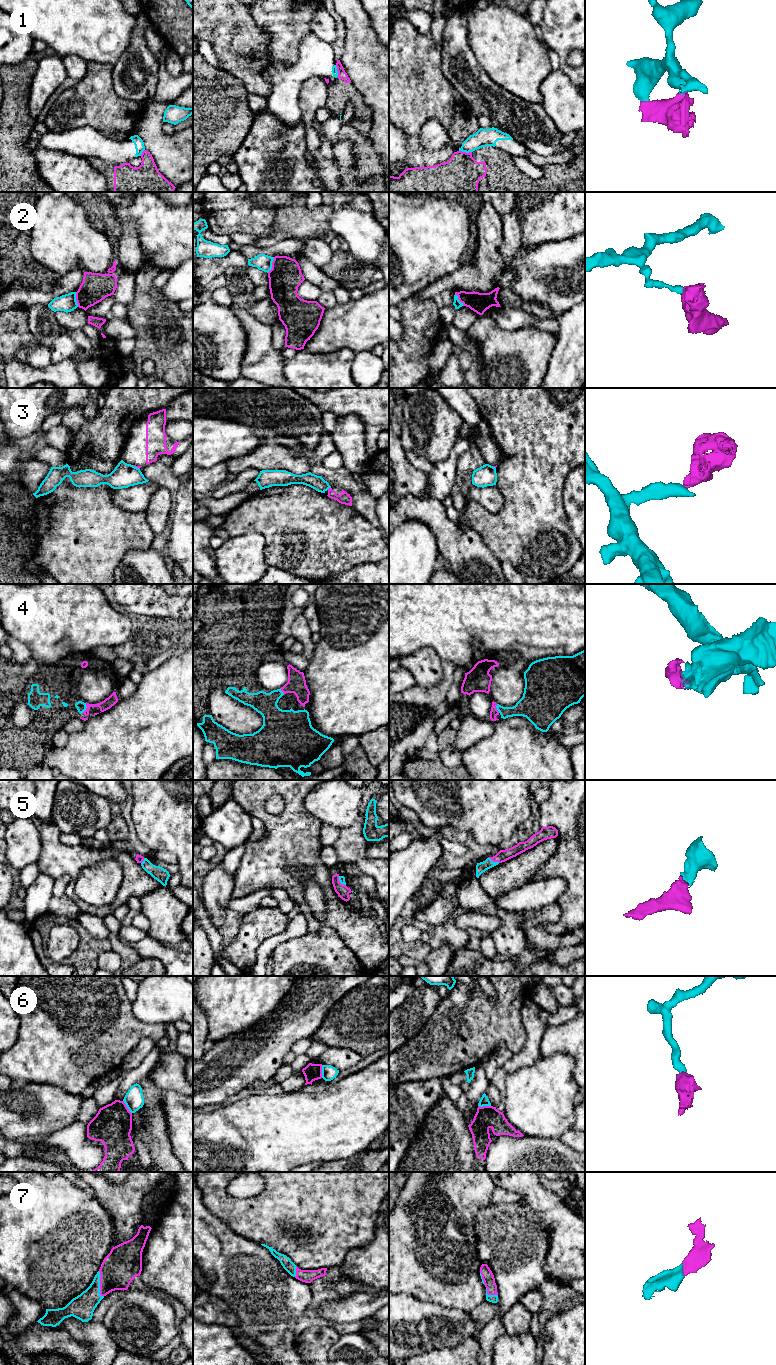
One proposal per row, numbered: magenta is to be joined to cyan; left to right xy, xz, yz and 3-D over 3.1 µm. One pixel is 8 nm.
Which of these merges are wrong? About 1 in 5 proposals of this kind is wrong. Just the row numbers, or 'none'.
1, 2, 3, 6

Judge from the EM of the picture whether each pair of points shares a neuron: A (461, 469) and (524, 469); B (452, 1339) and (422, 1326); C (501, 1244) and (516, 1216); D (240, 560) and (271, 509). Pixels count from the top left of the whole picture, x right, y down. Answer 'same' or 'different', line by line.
A: different
B: same
C: same
D: different

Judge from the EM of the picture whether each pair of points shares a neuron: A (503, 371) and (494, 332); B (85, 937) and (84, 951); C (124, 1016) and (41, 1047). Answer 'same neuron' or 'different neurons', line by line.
A: same neuron
B: same neuron
C: same neuron

